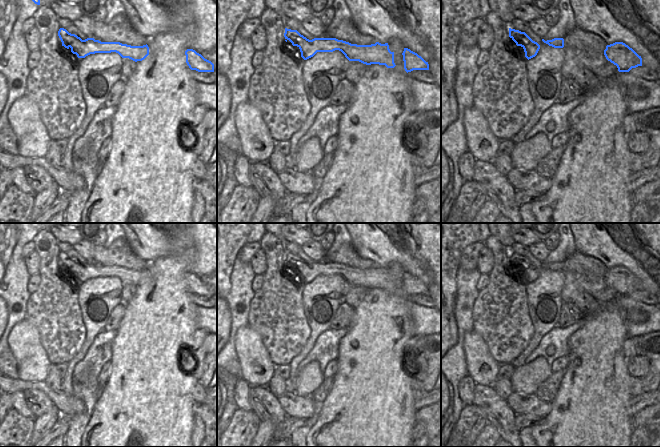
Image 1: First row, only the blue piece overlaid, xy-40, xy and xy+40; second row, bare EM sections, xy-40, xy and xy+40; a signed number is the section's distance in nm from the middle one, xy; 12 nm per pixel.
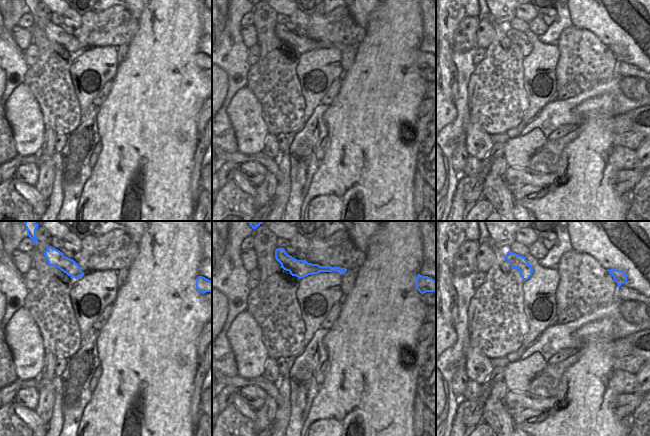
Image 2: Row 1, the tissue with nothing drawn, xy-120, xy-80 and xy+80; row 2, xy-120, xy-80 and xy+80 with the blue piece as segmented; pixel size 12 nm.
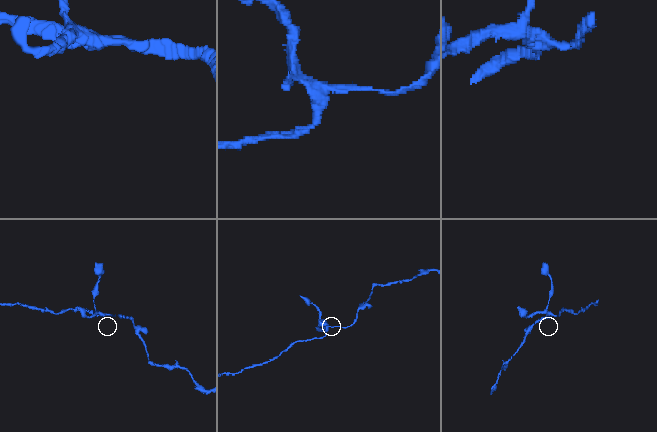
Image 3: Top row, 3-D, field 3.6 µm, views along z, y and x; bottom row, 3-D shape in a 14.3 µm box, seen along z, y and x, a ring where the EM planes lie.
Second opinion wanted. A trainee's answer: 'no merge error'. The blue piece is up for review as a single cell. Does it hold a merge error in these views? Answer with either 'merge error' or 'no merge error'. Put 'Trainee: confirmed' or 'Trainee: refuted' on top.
Trainee: confirmed
no merge error

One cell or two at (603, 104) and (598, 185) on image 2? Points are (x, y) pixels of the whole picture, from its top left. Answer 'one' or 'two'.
one

